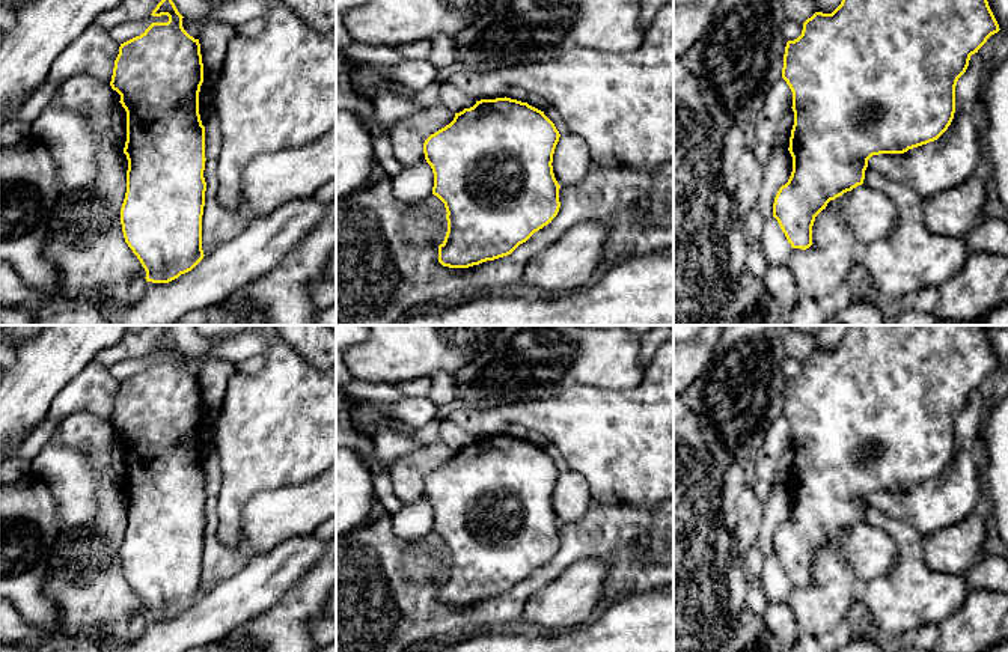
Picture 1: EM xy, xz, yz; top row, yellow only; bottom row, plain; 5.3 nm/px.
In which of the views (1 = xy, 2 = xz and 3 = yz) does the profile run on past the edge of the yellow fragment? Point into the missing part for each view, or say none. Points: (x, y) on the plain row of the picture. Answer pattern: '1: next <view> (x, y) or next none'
1: next none
2: next none
3: next none

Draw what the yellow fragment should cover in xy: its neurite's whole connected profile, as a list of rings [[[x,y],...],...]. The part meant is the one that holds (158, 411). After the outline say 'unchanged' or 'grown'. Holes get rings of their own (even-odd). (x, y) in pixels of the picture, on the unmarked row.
[[[164,334],[151,351],[167,352],[167,360],[152,360],[140,373],[119,384],[110,423],[121,432],[127,449],[128,497],[127,530],[121,545],[121,562],[125,580],[146,608],[146,619],[169,620],[191,608],[202,596],[202,553],[205,544],[205,464],[199,452],[199,429],[203,420],[203,401],[199,376],[182,364],[182,352],[170,334]]]; unchanged

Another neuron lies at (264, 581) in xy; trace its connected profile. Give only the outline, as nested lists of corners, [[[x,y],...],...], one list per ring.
[[[309,533],[285,541],[267,554],[255,556],[243,571],[226,578],[212,592],[205,592],[191,608],[169,620],[146,619],[140,637],[133,641],[122,640],[111,652],[185,652],[225,638],[237,626],[279,602],[324,557],[330,542]]]

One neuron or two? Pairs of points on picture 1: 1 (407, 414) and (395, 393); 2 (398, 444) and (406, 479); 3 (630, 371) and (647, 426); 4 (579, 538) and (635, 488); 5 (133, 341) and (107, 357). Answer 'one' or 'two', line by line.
1: two
2: two
3: two
4: two
5: one

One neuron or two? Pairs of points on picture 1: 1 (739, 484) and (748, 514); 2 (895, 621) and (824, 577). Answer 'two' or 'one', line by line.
1: two
2: two

